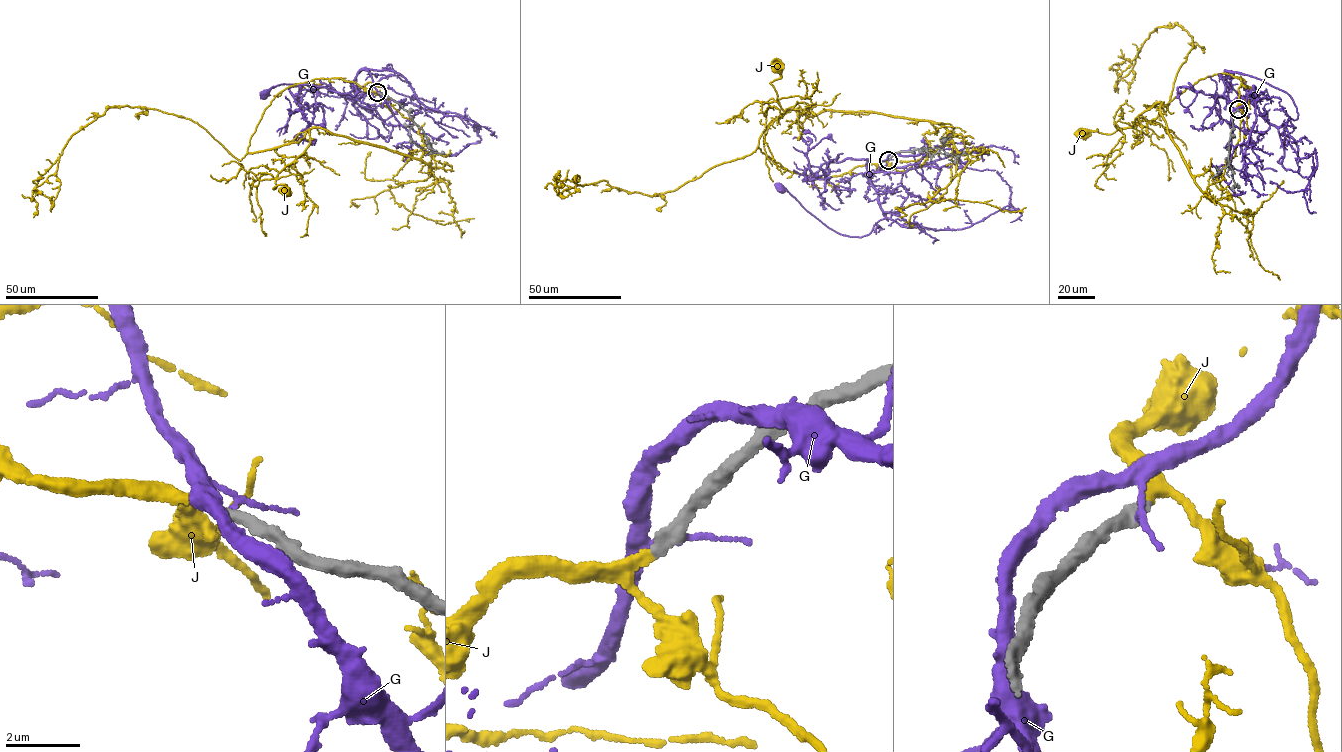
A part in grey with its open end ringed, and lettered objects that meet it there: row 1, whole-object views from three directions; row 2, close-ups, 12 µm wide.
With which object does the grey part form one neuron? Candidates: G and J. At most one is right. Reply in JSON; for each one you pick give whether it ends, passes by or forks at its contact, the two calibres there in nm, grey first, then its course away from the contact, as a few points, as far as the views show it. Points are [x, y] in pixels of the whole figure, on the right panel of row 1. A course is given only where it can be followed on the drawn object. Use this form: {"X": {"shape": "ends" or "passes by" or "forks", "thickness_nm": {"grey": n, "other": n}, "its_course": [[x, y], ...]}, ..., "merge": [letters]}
{"J": {"shape": "passes by", "thickness_nm": {"grey": 320, "other": 240}, "its_course": [[1238, 109], [1240, 78], [1214, 74], [1162, 107], [1144, 104], [1159, 102], [1132, 127], [1083, 132]]}, "merge": ["J"]}

